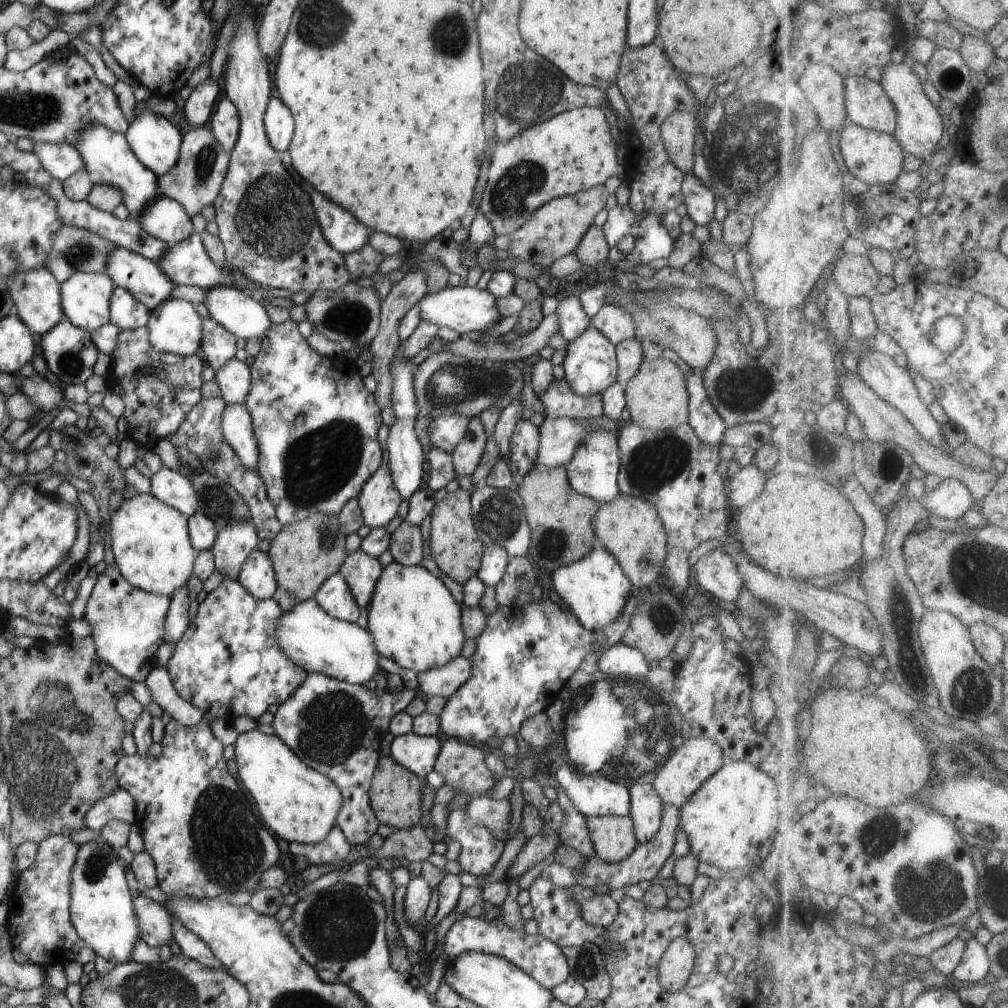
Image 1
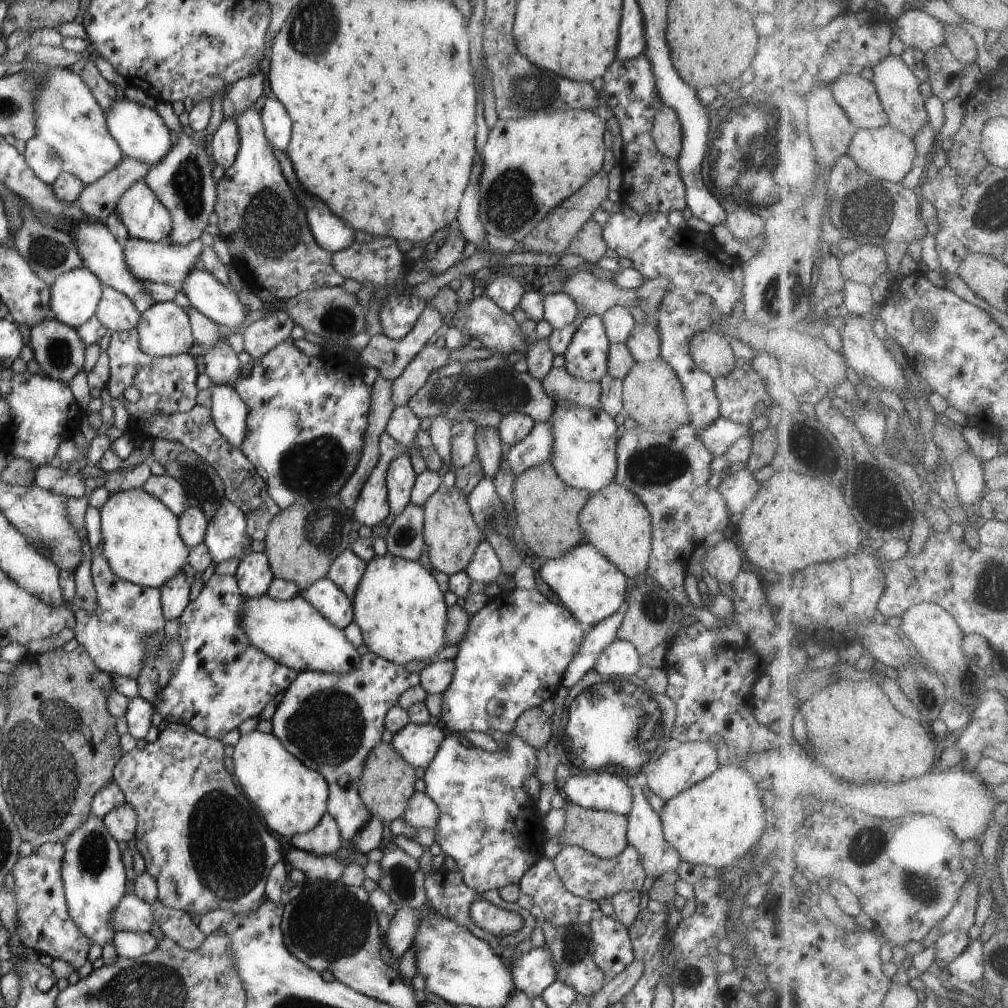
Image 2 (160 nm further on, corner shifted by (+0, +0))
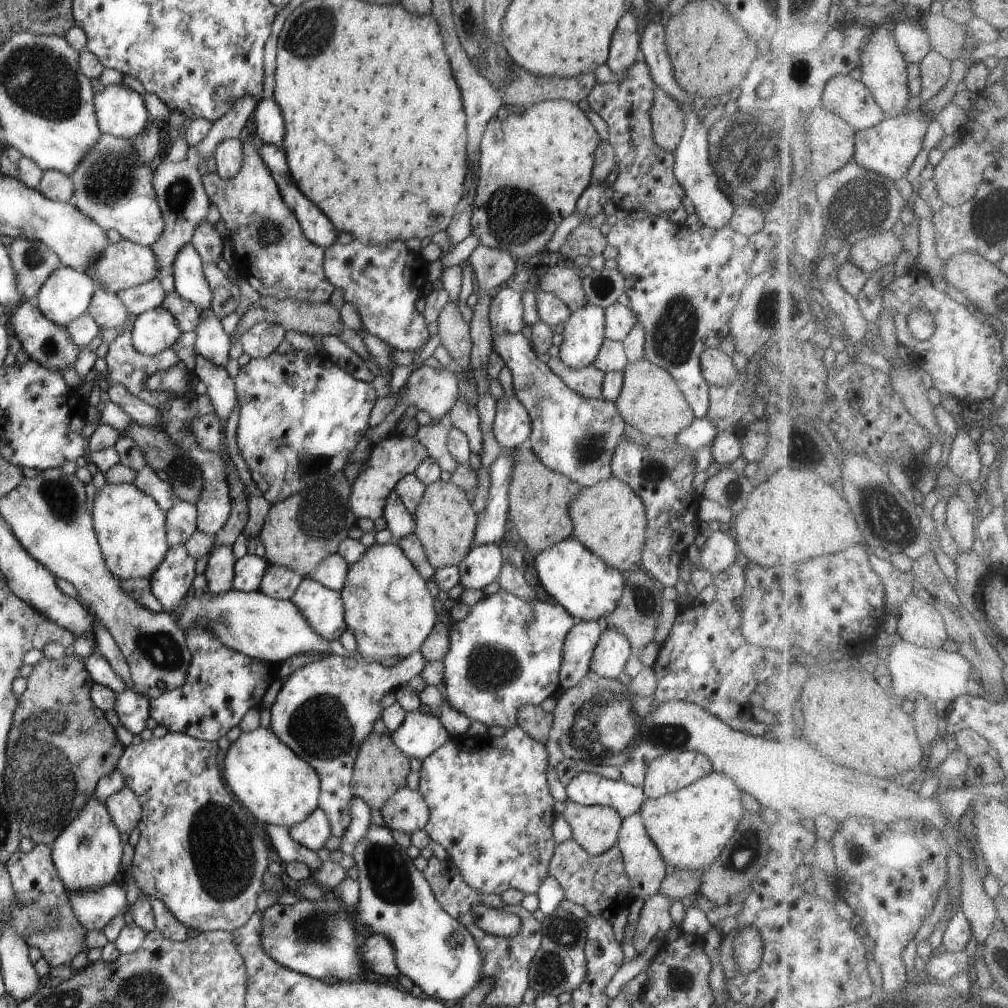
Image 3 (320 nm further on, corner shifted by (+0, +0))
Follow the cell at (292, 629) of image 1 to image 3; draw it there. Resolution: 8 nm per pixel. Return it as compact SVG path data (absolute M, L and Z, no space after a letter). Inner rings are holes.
M235 588L213 595L204 592L186 595L168 612L174 617L178 629L187 632L193 625L210 631L224 646L277 668L294 654L326 652L329 640L310 628L292 601L273 599L262 592L242 592Z

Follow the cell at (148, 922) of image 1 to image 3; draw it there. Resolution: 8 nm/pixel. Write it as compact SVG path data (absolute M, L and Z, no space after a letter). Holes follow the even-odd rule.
M116 882L99 889L77 890L73 893L67 890L65 893L74 916L86 932L101 930L120 912L125 912L125 915L130 911L126 894Z

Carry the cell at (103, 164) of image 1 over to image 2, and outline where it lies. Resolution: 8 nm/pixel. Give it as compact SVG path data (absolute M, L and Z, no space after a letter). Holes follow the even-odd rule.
M24 60L20 63L20 66L22 66L21 70L16 72L22 72L23 70L24 73L31 73L34 77L37 76L38 86L33 100L34 124L36 128L33 136L39 141L48 144L55 151L63 172L77 176L87 185L111 171L115 164L124 156L124 152L122 152L116 140L112 138L107 127L105 112L98 104L96 98L94 98L88 85L82 80L82 77L73 73L70 67L49 67L41 62L28 61L24 63Z

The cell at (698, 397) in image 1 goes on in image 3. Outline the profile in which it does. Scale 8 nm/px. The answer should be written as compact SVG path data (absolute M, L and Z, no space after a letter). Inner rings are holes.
M622 214L616 224L611 226L608 236L605 236L607 244L618 249L617 269L625 278L625 293L630 299L629 307L646 333L645 358L674 377L697 418L702 419L706 416L710 402L710 385L701 373L701 354L709 348L718 349L720 342L729 335L729 322L733 310L750 280L772 266L793 264L798 260L801 248L796 236L797 228L798 226L793 223L779 223L776 219L768 218L758 232L747 238L729 226L718 230L703 226L695 231L696 254L670 254L676 252L676 224L658 218L658 215L648 216L644 220L632 220Z

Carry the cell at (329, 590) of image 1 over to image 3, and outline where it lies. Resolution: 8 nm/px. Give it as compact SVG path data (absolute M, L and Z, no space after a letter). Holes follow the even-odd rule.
M304 577L291 600L300 614L326 640L339 640L347 624L341 594Z

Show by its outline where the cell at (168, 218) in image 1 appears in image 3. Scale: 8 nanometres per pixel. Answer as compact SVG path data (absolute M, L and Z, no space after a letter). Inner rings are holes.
M101 132L97 141L82 155L76 169L68 175L73 184L73 193L67 203L81 210L106 232L115 230L123 239L149 247L156 242L165 227L153 187L153 174L150 164L142 162L138 156L132 141Z

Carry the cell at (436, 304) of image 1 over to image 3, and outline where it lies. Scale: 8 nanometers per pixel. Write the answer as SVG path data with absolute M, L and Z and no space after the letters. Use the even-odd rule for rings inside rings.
M503 331L501 335L492 337L491 344L493 350L504 360L505 366L508 366L508 370L512 373L512 386L514 390L514 396L522 403L522 406L525 406L525 409L528 411L528 414L531 418L531 433L528 438L526 446L534 451L534 454L540 459L540 462L543 462L549 469L563 474L565 477L571 478L574 482L577 482L582 488L591 487L593 484L598 484L600 481L605 481L607 478L612 476L611 474L611 458L614 454L615 448L618 446L618 443L624 440L624 426L626 426L625 420L620 416L618 412L615 401L609 401L604 398L602 399L591 399L582 396L581 394L575 393L573 390L570 390L562 379L559 376L554 374L554 371L550 370L550 367L547 365L546 361L538 354L536 354L533 349L532 342L520 333L510 333L508 331Z

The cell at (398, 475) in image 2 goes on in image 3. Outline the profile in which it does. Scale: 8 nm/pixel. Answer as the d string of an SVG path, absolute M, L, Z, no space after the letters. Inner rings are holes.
M395 488L386 499L383 517L386 520L386 529L391 532L394 542L398 542L400 539L414 533L415 522L413 514L399 499L399 496L395 493Z

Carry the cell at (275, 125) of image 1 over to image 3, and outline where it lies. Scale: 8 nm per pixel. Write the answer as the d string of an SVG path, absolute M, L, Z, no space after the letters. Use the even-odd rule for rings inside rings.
M267 95L258 100L252 113L252 122L254 122L254 134L257 134L264 144L282 147L285 120L272 96Z

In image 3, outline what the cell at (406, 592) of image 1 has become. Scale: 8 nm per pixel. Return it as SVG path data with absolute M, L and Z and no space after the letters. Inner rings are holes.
M396 542L374 543L349 566L345 585L339 593L347 629L355 636L362 657L371 661L388 656L401 659L419 650L439 620L434 609L434 597L426 583Z

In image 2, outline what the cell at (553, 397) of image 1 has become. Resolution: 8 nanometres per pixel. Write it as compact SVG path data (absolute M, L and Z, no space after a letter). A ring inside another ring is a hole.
M552 367L542 386L552 399L571 405L594 408L599 406L601 384L574 378L564 367Z

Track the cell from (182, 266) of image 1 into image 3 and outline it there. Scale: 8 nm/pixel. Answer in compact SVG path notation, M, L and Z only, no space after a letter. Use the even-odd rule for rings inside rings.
M122 239L110 243L84 270L99 286L117 293L124 289L144 284L158 276L158 261L150 247L143 247L135 242Z

